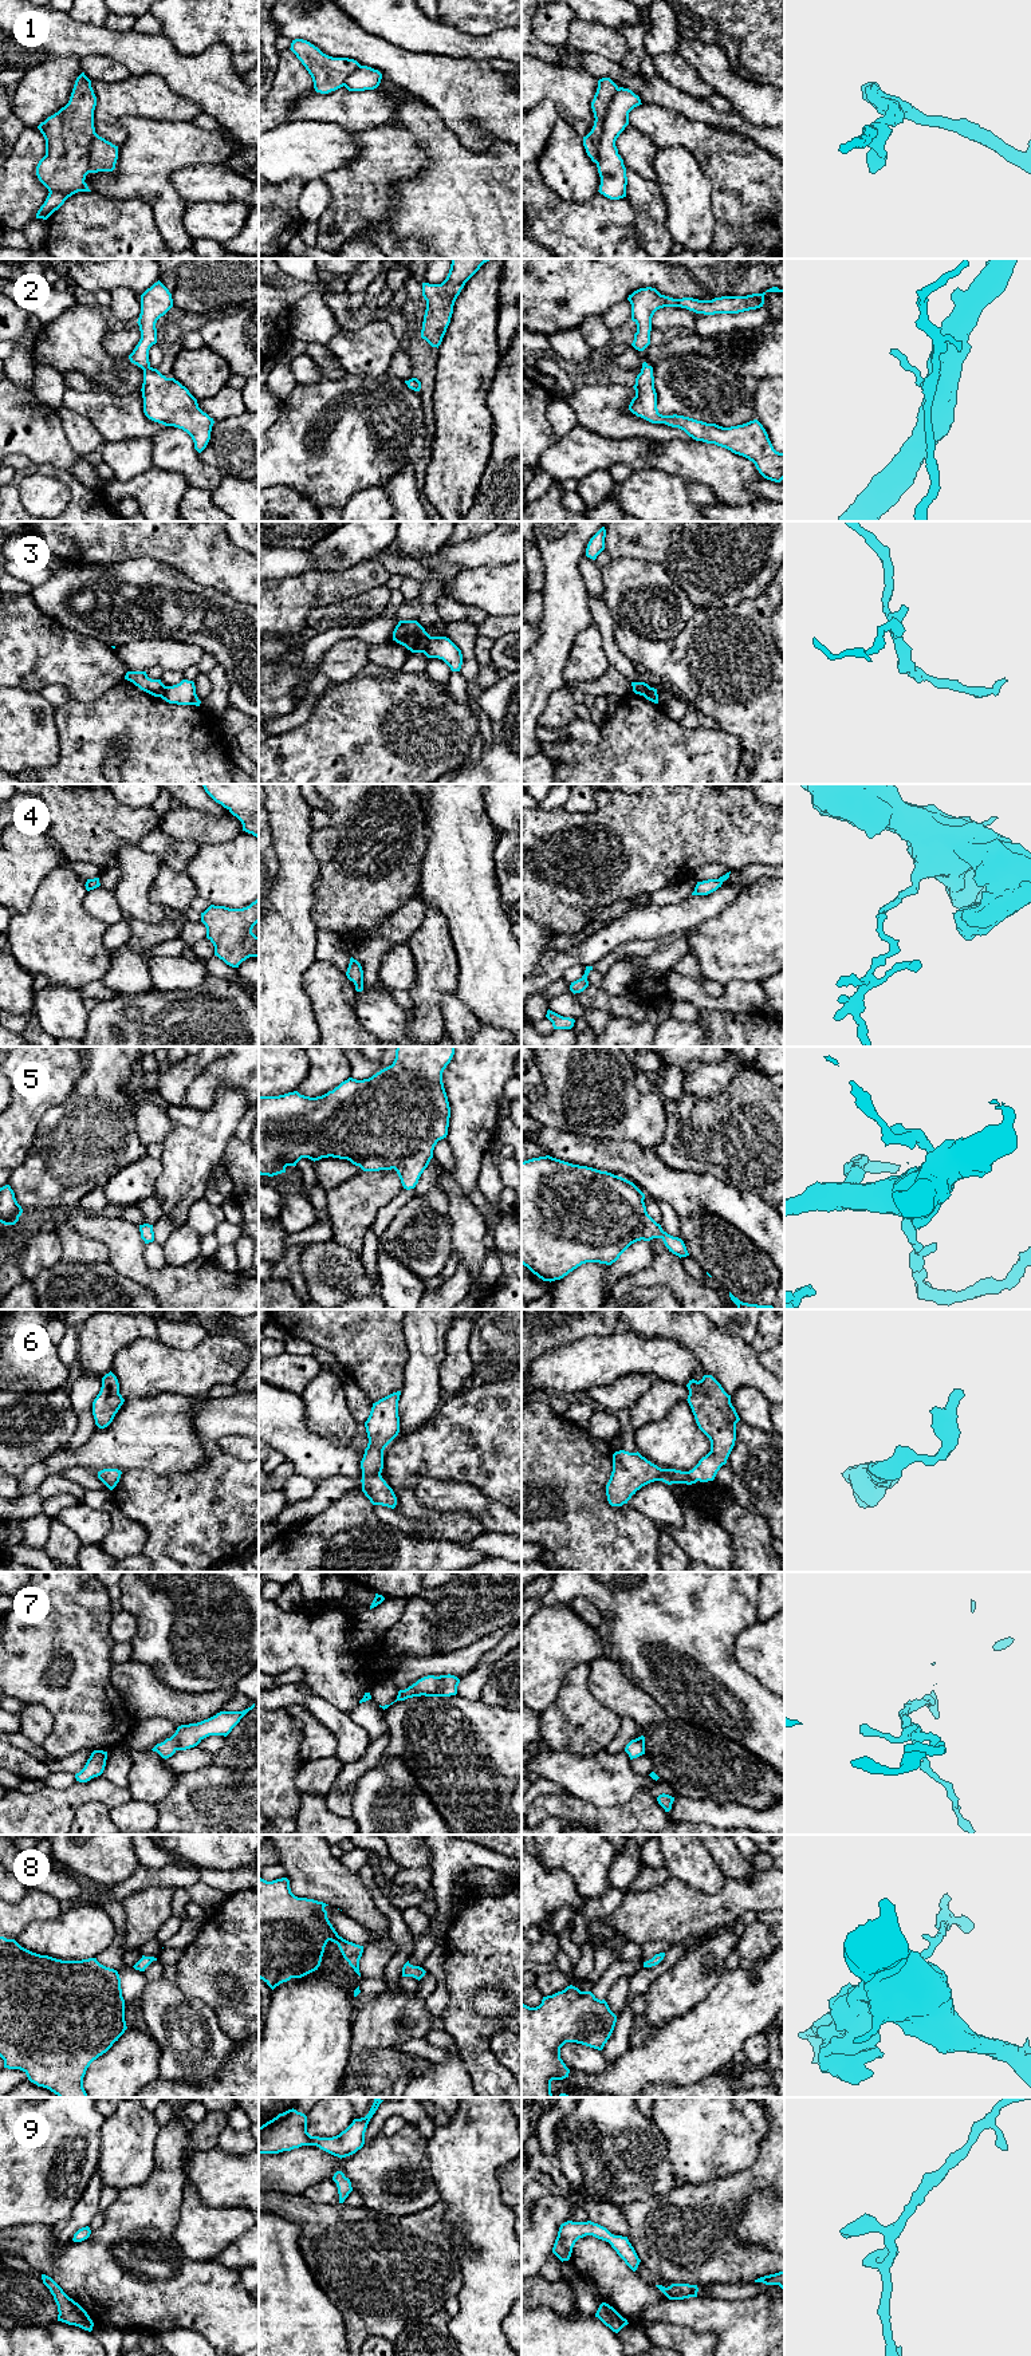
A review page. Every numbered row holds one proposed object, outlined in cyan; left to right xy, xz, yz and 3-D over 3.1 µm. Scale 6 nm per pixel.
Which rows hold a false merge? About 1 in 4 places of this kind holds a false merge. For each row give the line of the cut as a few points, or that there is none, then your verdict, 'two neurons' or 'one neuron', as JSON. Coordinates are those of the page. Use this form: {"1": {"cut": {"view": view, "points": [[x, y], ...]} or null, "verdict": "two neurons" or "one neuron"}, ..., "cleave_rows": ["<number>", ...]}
{"1": {"cut": {"view": "yz", "points": [[618, 89], [606, 110], [595, 162]]}, "verdict": "two neurons"}, "2": {"cut": null, "verdict": "one neuron"}, "3": {"cut": {"view": "xz", "points": [[431, 637], [422, 651]]}, "verdict": "two neurons"}, "4": {"cut": null, "verdict": "one neuron"}, "5": {"cut": null, "verdict": "one neuron"}, "6": {"cut": null, "verdict": "one neuron"}, "7": {"cut": null, "verdict": "one neuron"}, "8": {"cut": null, "verdict": "one neuron"}, "9": {"cut": null, "verdict": "one neuron"}, "cleave_rows": ["1", "3"]}

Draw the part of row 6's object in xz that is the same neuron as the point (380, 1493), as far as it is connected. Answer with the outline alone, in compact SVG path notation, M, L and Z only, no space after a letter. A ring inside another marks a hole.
M401 1391L373 1403L365 1422L369 1443L361 1461L362 1492L373 1505L394 1509L397 1497L382 1478L383 1450L400 1433L398 1400Z

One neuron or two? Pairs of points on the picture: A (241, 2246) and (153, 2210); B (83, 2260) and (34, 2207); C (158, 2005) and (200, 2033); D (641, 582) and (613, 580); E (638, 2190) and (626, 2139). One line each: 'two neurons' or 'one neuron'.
A: two neurons
B: two neurons
C: one neuron
D: one neuron
E: one neuron

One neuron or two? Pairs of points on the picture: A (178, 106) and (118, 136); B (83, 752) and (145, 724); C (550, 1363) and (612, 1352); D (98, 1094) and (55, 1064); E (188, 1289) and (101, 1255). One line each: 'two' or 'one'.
A: one
B: one
C: one
D: two
E: two

